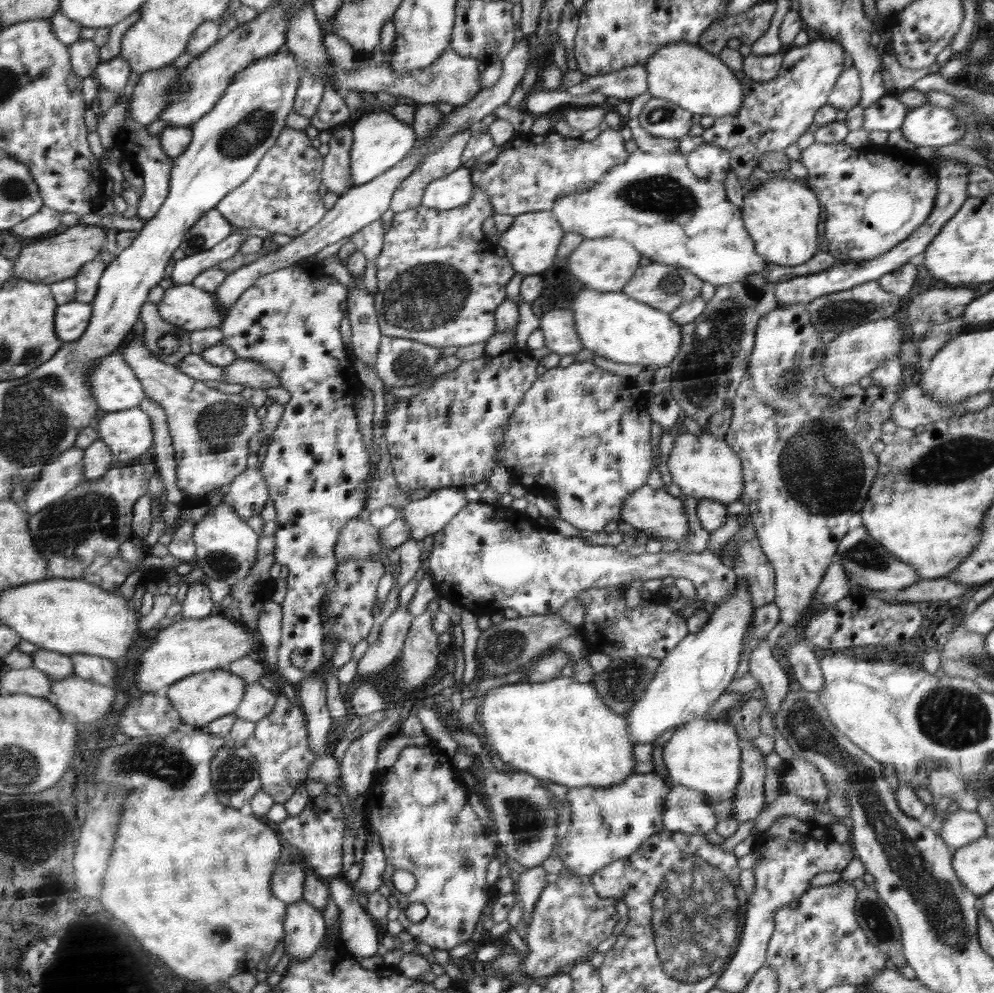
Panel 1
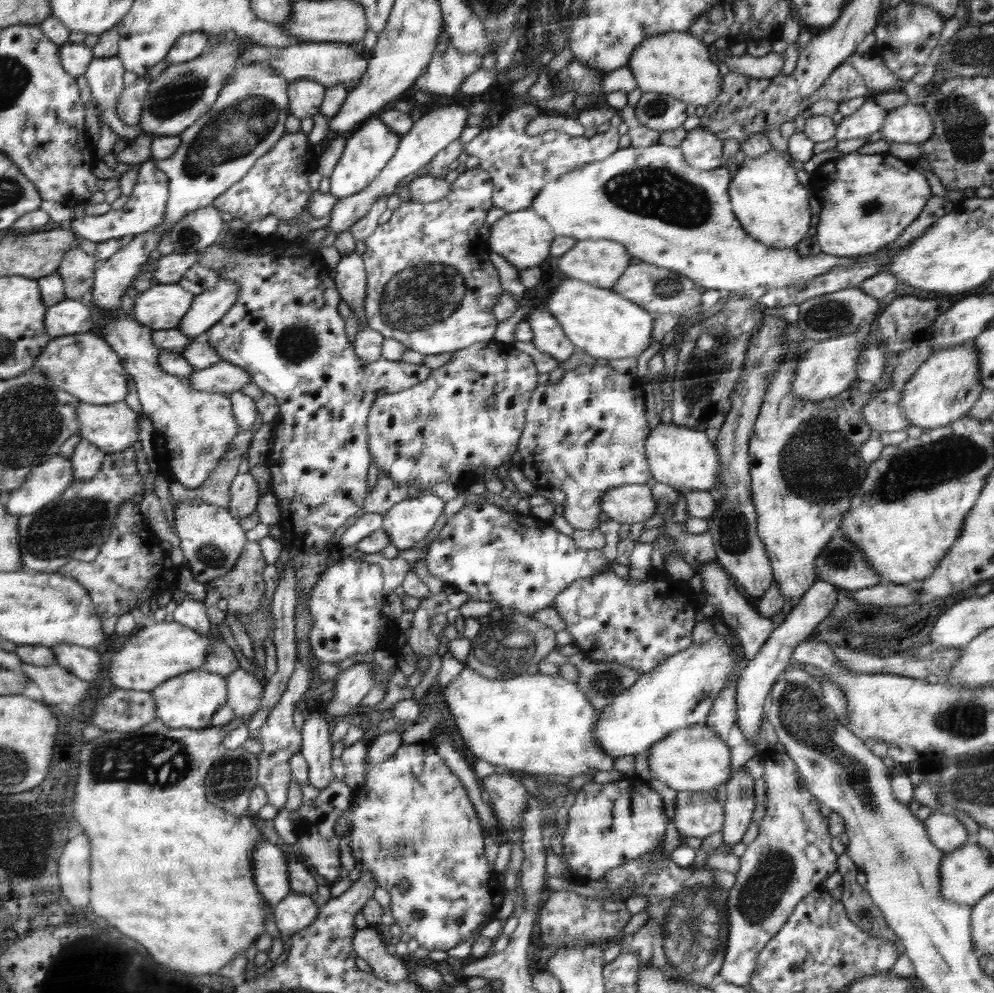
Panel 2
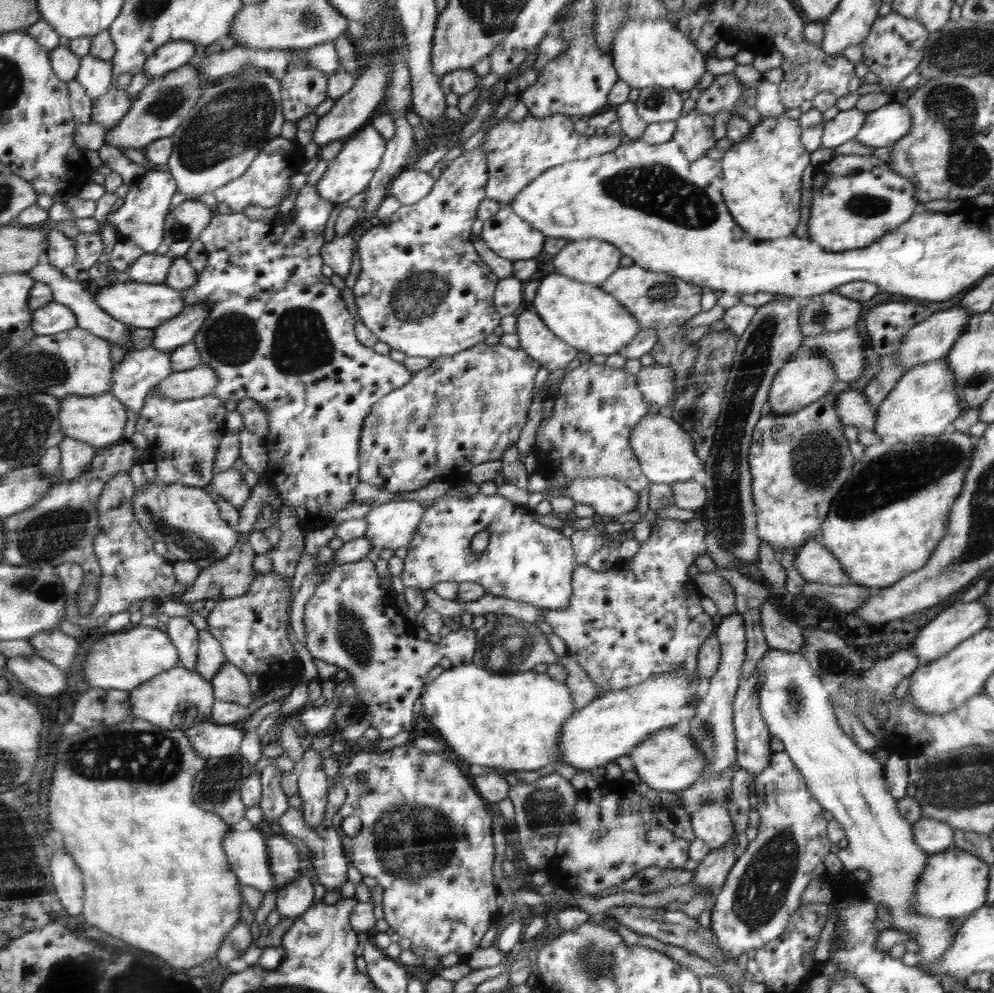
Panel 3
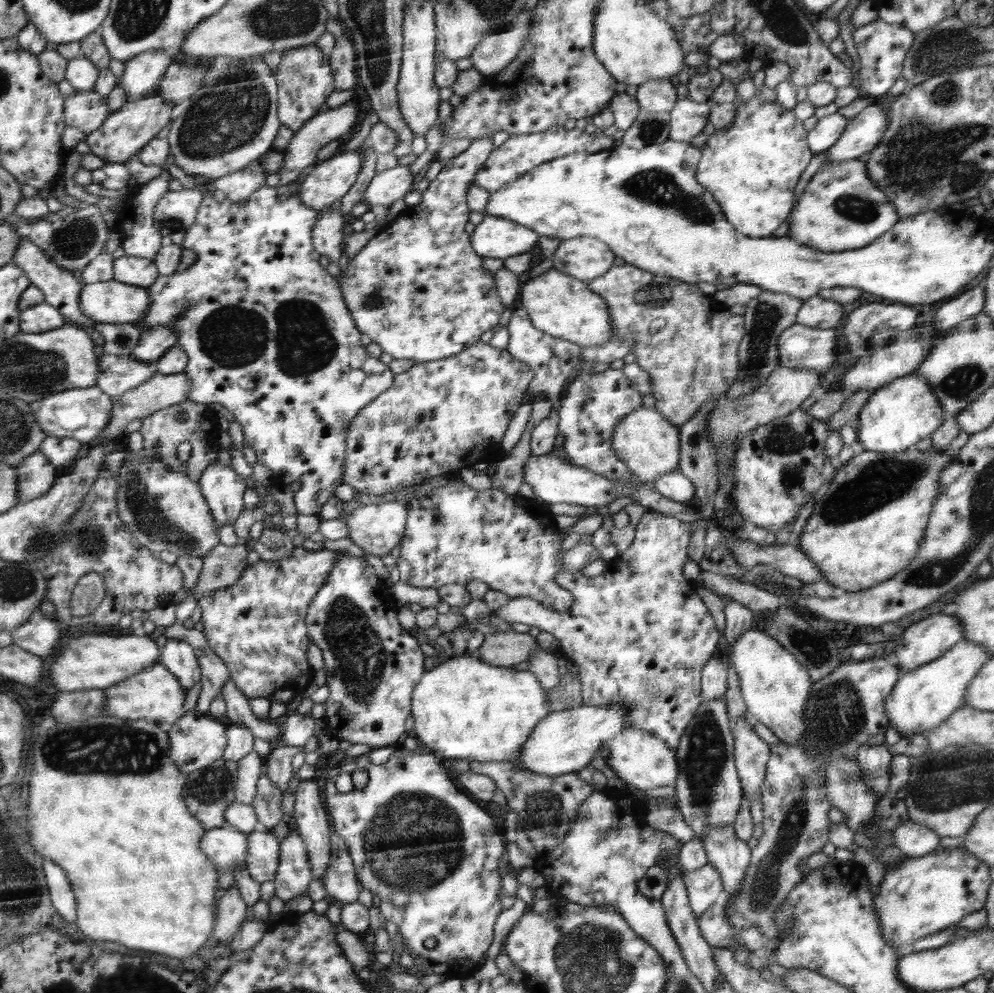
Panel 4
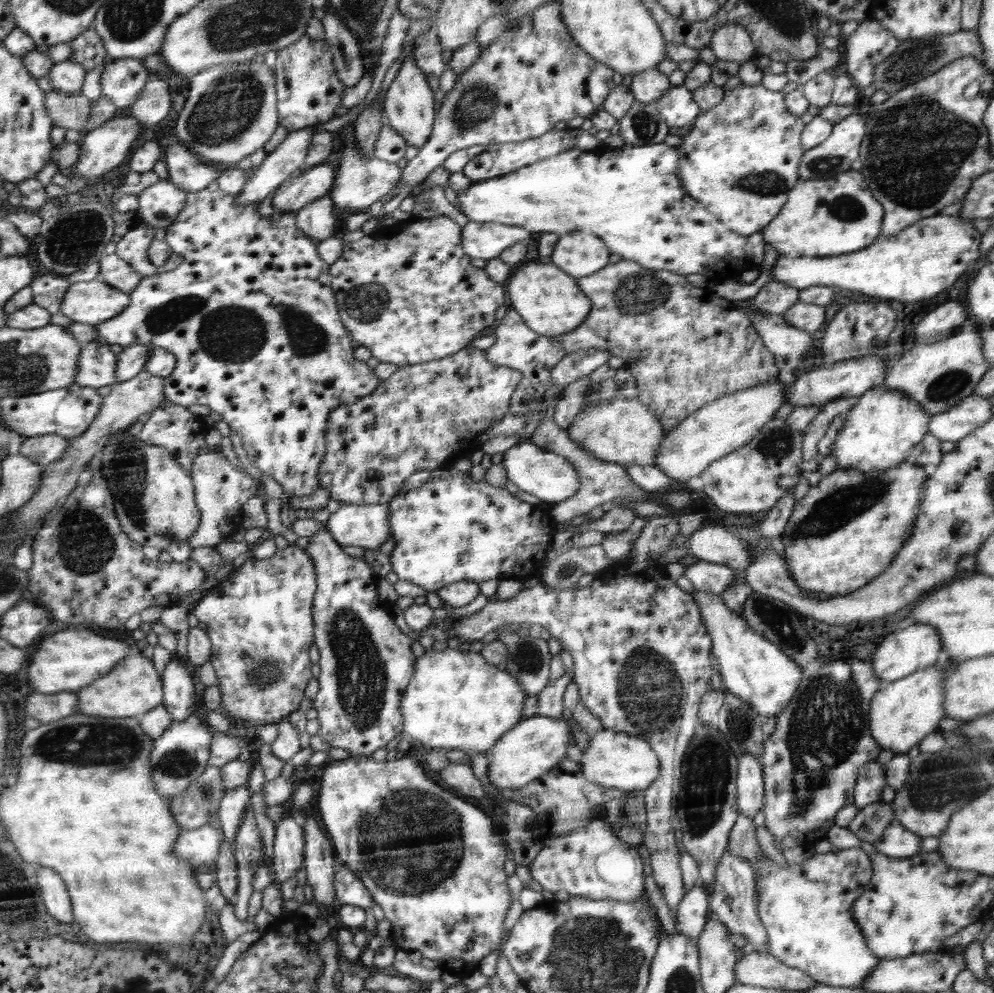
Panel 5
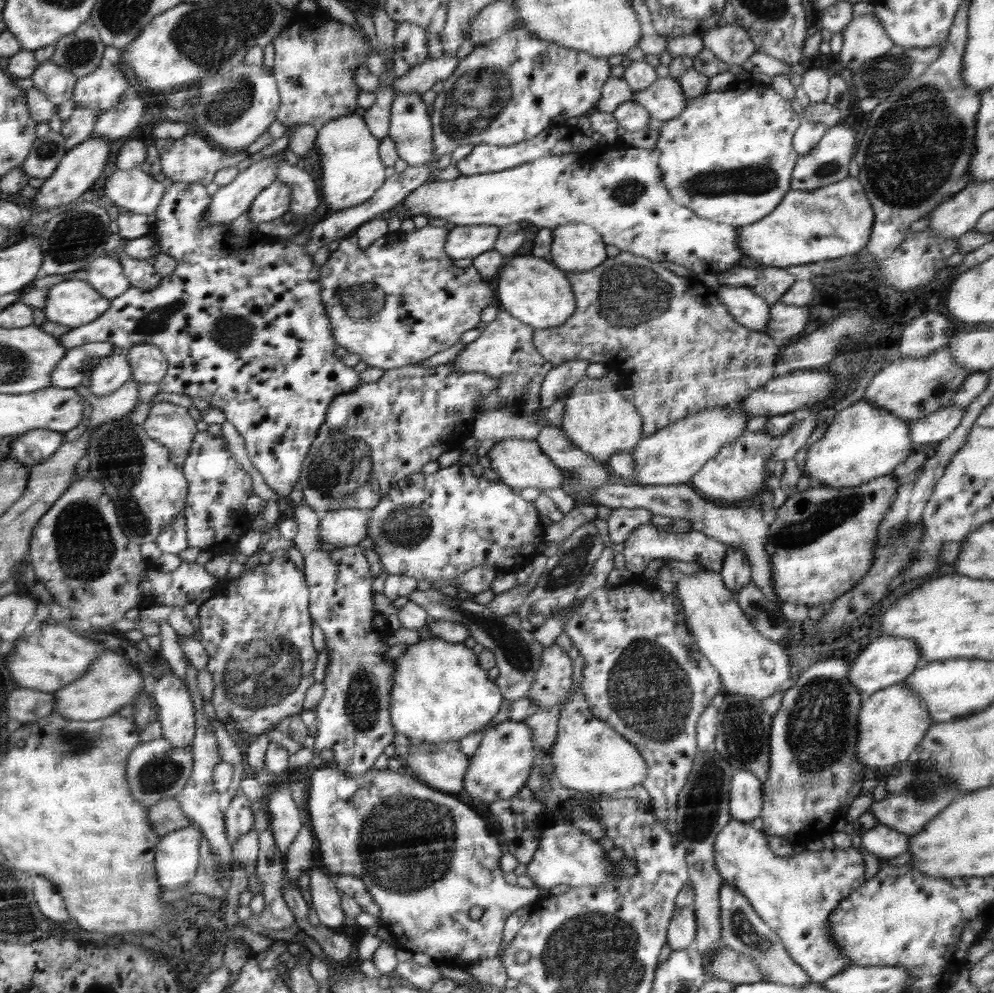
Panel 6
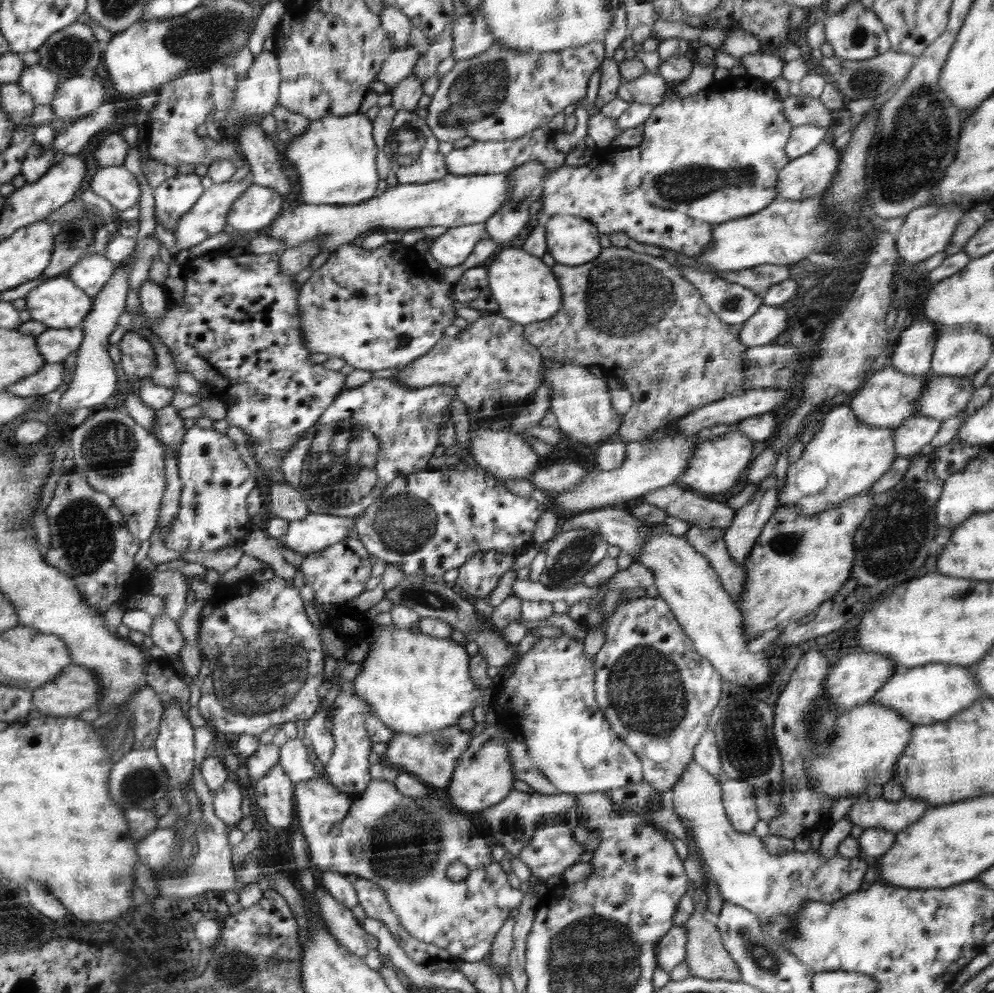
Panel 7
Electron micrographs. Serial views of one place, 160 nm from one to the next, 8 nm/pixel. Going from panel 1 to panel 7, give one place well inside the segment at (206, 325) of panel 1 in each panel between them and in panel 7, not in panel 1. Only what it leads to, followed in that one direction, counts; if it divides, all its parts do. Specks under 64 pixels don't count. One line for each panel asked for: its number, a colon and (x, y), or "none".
2: (162, 306)
3: (144, 305)
4: (107, 302)
5: (93, 302)
6: (74, 303)
7: (58, 303)

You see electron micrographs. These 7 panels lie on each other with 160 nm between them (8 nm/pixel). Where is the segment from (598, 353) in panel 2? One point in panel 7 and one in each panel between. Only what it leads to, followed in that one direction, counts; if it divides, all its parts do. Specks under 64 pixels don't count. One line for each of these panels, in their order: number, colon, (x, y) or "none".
3: (587, 317)
4: (560, 305)
5: (551, 302)
6: (537, 293)
7: (526, 291)

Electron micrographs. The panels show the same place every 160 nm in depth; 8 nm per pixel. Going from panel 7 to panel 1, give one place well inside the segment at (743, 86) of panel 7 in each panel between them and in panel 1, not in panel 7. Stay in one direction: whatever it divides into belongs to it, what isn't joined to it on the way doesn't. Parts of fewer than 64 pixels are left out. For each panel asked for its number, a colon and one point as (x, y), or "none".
1: (782, 217)
2: (774, 209)
3: (761, 177)
4: (751, 167)
5: (741, 158)
6: (729, 156)

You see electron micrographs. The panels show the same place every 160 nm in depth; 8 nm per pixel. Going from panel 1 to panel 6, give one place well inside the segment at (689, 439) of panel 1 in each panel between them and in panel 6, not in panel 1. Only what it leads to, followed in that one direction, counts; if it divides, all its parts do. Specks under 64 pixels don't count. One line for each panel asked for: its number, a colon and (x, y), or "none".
2: (684, 458)
3: (665, 450)
4: (649, 443)
5: (624, 431)
6: (597, 419)

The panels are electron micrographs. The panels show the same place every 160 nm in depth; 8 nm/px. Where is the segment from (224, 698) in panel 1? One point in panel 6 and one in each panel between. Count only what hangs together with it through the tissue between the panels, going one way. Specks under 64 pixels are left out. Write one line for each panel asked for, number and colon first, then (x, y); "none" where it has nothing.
2: (190, 700)
3: (176, 699)
4: (157, 694)
5: (134, 687)
6: (112, 682)

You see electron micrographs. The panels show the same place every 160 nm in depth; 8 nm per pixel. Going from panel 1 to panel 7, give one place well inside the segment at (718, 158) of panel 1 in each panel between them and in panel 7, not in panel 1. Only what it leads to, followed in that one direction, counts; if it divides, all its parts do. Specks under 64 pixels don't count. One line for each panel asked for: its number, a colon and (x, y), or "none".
2: (701, 148)
3: (694, 134)
4: (687, 118)
5: (677, 107)
6: (665, 99)
7: (650, 88)

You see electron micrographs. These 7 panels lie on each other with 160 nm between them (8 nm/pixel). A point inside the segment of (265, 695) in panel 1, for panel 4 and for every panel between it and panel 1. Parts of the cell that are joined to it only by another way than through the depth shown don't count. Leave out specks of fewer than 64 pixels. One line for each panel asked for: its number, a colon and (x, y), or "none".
2: (245, 692)
3: (231, 684)
4: (215, 673)

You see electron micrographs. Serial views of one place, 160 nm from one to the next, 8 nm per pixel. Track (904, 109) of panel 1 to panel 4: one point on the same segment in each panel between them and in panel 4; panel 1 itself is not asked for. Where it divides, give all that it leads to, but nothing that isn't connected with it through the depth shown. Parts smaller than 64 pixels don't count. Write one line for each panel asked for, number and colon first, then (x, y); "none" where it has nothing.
2: (867, 120)
3: (844, 126)
4: (826, 133)

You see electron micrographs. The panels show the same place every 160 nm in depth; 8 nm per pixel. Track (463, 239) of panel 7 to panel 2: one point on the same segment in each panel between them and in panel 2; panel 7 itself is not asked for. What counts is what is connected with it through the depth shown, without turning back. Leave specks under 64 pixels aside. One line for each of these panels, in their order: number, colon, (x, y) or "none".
2: (524, 238)
3: (509, 235)
4: (496, 237)
5: (487, 240)
6: (463, 241)

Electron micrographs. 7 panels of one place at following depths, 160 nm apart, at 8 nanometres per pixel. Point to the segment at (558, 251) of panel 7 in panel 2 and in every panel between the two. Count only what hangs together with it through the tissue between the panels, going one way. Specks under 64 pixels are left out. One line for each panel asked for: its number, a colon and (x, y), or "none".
2: (600, 262)
3: (593, 261)
4: (585, 258)
5: (581, 254)
6: (578, 247)

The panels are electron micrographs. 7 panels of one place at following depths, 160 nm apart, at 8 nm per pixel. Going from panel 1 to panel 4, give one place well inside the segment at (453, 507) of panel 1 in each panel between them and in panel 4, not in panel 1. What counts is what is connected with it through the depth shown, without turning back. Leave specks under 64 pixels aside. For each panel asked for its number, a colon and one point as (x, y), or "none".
2: (407, 522)
3: (391, 526)
4: (377, 529)

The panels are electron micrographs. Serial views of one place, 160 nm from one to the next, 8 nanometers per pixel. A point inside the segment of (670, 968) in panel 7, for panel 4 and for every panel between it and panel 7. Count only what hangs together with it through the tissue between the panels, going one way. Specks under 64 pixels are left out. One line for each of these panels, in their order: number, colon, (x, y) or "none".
4: (704, 886)
5: (693, 912)
6: (682, 927)

